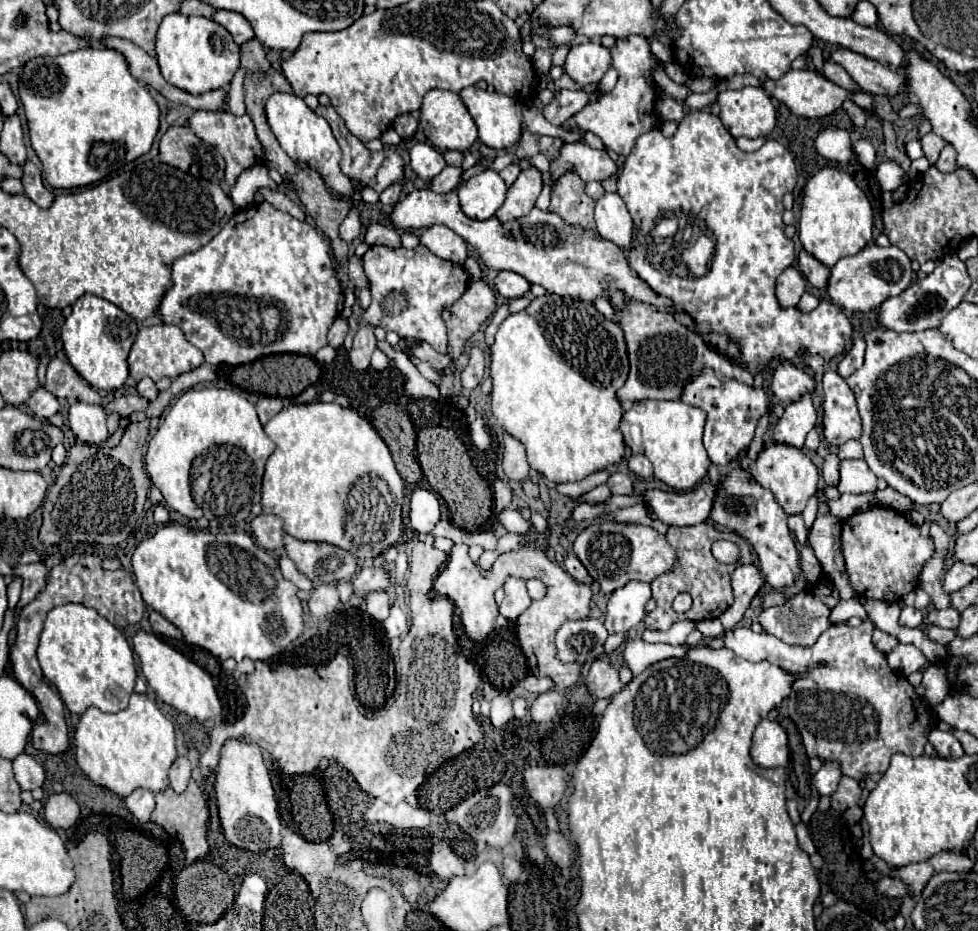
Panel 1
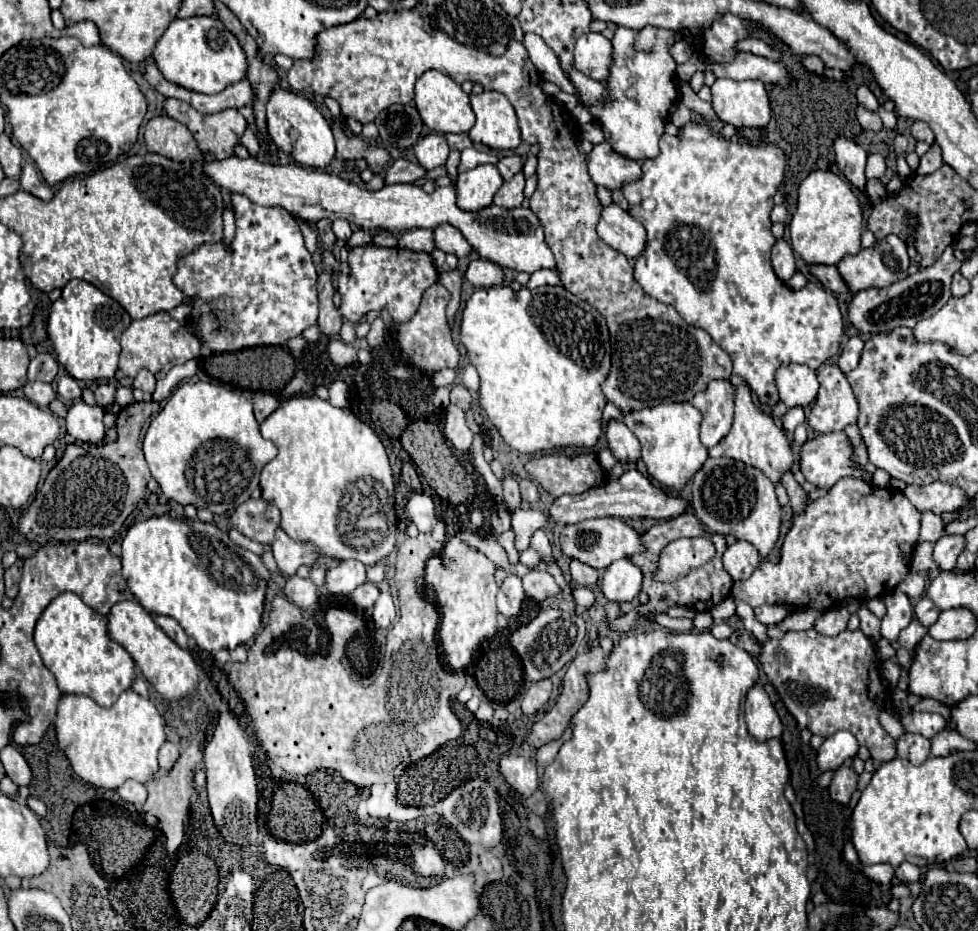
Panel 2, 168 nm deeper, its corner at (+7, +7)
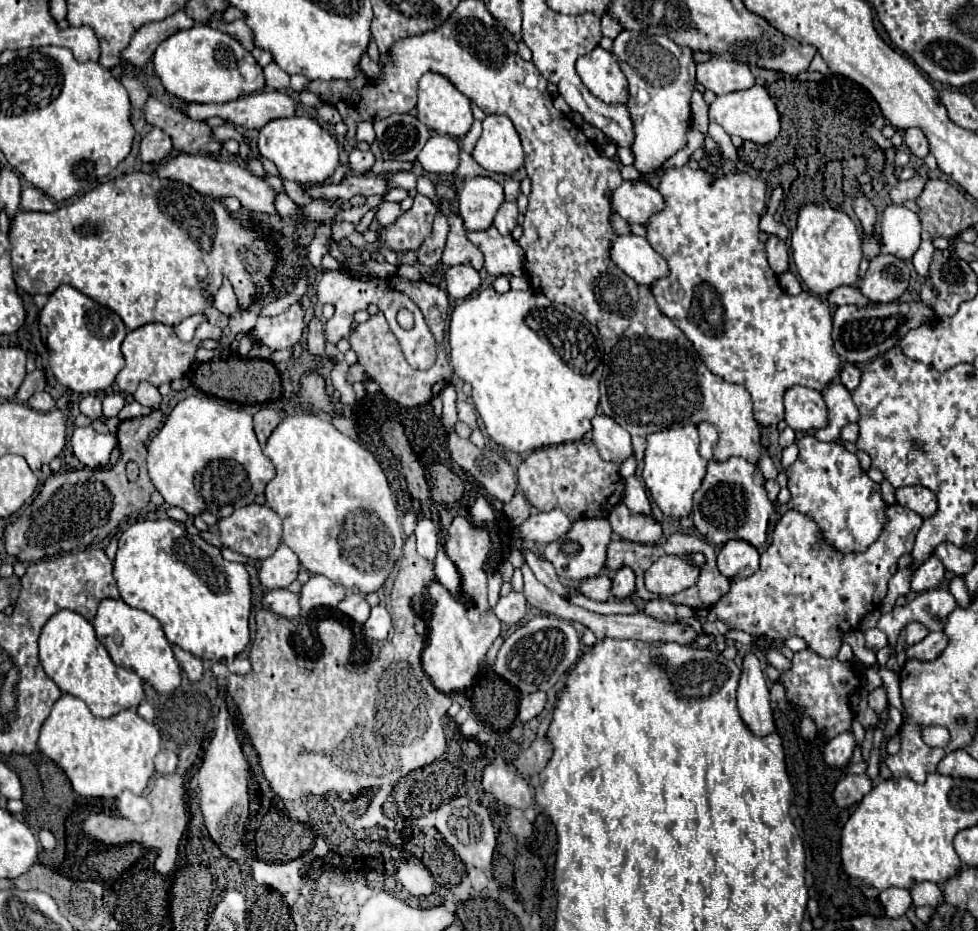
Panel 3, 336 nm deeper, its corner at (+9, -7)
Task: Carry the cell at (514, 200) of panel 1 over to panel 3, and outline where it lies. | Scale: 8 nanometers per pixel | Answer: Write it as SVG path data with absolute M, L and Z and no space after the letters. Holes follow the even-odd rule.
M504 201L494 217L494 227L502 233L508 235L512 229L518 225L518 207L516 201Z

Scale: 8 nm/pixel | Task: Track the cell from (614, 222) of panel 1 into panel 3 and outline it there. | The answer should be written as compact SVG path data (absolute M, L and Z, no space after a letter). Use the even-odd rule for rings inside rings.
M616 235L608 245L612 263L640 285L652 285L658 277L668 275L666 261L652 249L652 245L638 235Z

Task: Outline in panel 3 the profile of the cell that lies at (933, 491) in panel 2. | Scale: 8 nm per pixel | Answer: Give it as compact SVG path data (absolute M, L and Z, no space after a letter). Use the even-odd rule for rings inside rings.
M900 487L896 489L896 501L918 513L922 519L936 513L936 495L926 487Z

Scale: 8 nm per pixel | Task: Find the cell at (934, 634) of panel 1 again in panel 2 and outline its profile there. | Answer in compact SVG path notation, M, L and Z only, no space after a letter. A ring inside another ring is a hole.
M912 619L910 625L900 631L900 635L898 635L898 645L904 647L904 649L908 649L908 651L914 651L916 645L918 645L918 641L926 635L926 631L928 631L926 627L918 625L918 621Z

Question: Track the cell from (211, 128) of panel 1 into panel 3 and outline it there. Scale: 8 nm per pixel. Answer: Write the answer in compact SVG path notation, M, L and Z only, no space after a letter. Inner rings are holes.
M154 97L146 101L146 121L154 127L160 127L164 133L168 133L178 153L198 155L206 151L208 155L216 155L222 149L222 143L214 139L210 125L196 123L184 117L178 109L166 107Z

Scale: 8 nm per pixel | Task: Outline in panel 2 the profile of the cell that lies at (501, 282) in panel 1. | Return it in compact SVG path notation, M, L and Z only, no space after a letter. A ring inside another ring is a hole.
M474 259L468 263L464 277L474 285L474 287L490 287L490 285L500 285L504 281L504 273L498 265L486 259Z

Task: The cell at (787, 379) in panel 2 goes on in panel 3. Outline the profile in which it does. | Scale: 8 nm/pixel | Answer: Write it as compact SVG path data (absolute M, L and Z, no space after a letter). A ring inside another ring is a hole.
M796 385L784 393L786 423L794 431L810 431L826 425L826 405L820 391Z

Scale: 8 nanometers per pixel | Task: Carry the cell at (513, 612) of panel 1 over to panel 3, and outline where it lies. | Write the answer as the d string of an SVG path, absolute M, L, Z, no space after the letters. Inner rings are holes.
M510 591L508 595L500 597L500 601L494 607L496 617L506 623L506 625L516 625L518 621L522 621L524 613L526 613L526 599L522 593L518 591Z

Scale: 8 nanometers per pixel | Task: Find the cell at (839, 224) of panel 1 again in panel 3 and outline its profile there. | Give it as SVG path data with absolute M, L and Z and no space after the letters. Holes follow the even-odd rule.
M806 205L798 213L798 225L792 231L792 257L796 271L806 287L816 295L826 295L840 285L858 283L858 265L862 259L860 235L854 221L828 205Z

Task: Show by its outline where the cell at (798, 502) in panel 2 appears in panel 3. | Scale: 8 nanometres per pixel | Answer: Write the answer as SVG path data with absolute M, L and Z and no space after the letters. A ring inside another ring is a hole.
M764 451L762 461L758 463L758 467L760 467L760 471L762 471L762 475L764 475L764 479L766 479L766 481L768 481L768 479L776 479L776 477L778 477L778 469L774 467L774 463L772 463L772 459L766 455L766 451Z

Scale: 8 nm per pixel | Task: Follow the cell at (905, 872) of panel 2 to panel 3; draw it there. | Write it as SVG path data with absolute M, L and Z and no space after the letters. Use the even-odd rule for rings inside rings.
M922 881L922 883L916 883L912 889L910 889L910 895L912 895L912 903L916 907L920 905L936 905L936 903L942 903L942 891L936 883L930 883L930 881Z

